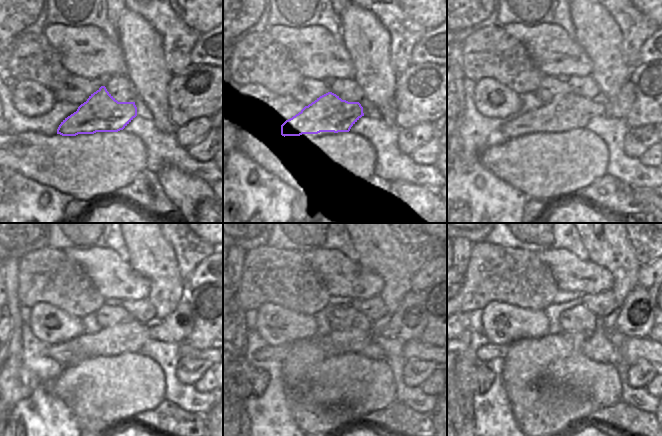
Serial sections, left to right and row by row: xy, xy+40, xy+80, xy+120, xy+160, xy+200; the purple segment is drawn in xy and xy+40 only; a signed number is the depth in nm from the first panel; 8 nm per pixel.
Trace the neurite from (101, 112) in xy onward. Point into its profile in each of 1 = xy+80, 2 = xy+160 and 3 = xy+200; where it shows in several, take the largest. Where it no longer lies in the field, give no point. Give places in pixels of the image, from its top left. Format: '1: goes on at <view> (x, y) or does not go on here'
1: goes on at xy+80 (564, 112)
2: goes on at xy+160 (409, 321)
3: goes on at xy+200 (635, 320)

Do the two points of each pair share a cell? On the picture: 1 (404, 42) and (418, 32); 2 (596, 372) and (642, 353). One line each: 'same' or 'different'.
1: same
2: different

